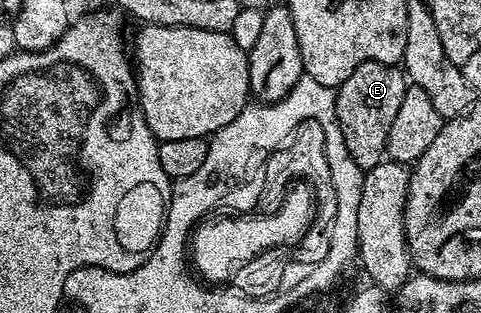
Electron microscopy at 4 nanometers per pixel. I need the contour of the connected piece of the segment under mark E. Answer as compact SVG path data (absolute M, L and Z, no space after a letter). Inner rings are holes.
M365 62L337 87L334 96L334 111L338 121L337 133L340 141L347 145L351 163L365 172L376 168L386 158L388 131L396 121L396 112L404 100L408 79L398 66L379 62ZM342 134L342 135L341 135Z

